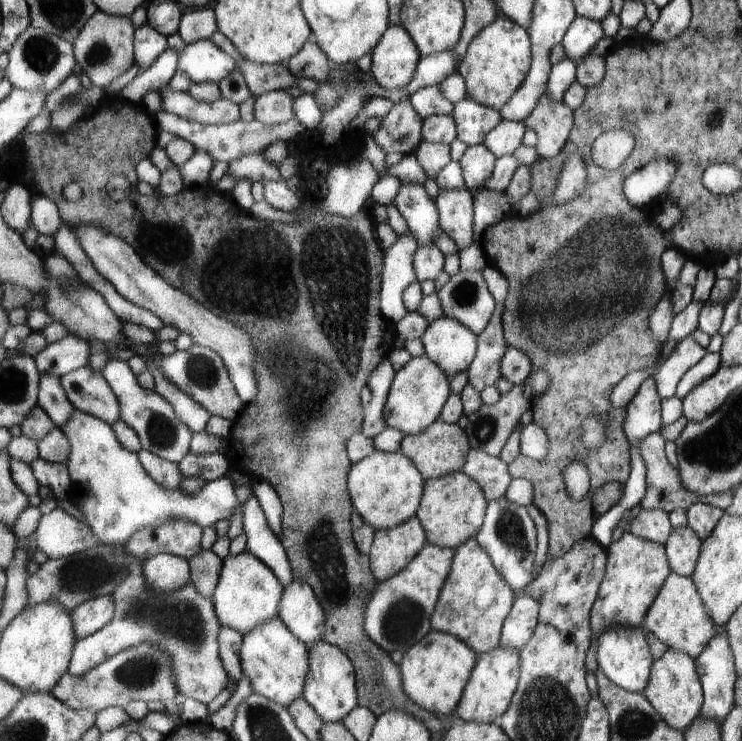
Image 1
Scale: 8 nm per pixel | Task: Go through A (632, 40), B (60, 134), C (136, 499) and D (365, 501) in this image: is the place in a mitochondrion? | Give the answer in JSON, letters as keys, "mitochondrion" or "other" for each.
{"A":"other","B":"other","C":"other","D":"other"}

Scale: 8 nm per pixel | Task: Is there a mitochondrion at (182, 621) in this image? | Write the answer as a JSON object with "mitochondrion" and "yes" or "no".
{"mitochondrion":"yes"}

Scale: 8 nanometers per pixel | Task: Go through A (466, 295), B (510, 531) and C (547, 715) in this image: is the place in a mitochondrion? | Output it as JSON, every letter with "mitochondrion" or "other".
{"A":"mitochondrion","B":"mitochondrion","C":"mitochondrion"}

